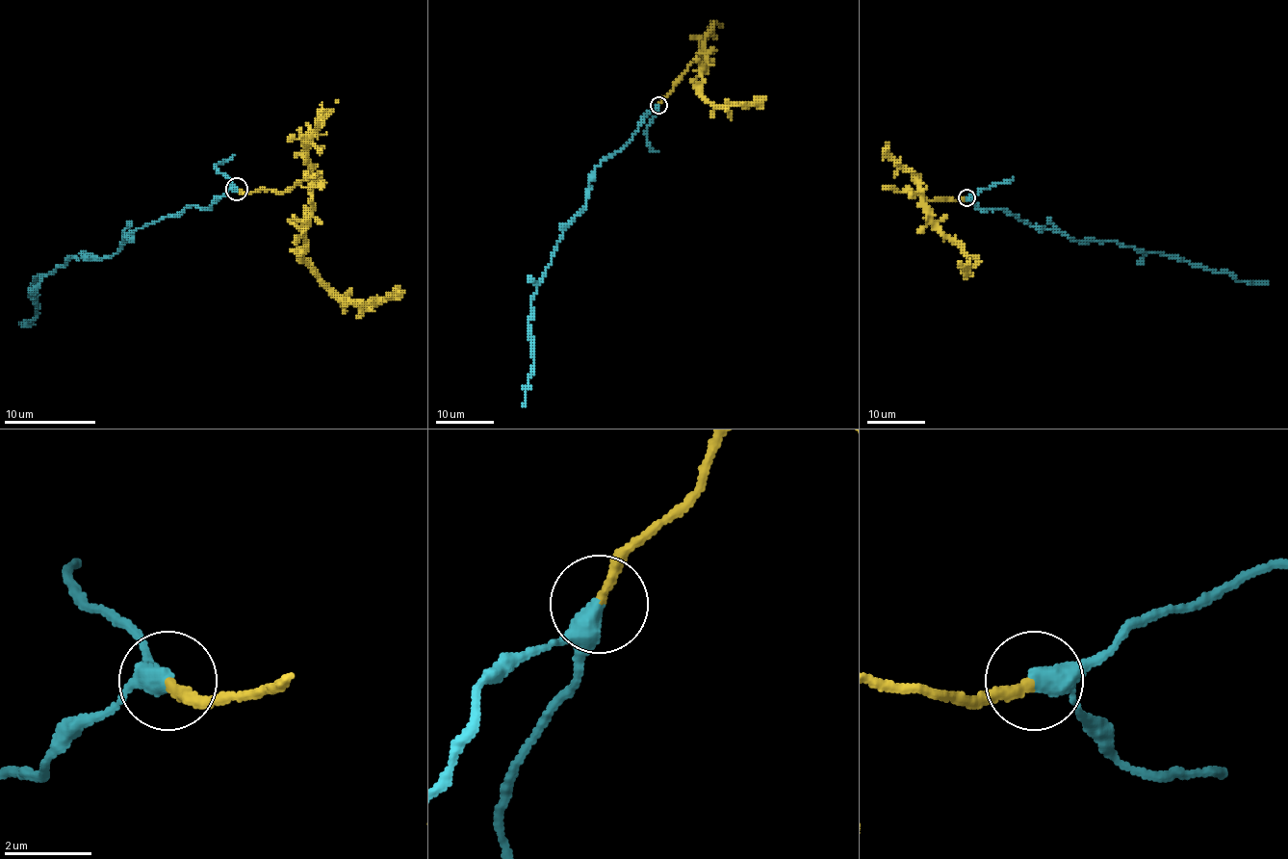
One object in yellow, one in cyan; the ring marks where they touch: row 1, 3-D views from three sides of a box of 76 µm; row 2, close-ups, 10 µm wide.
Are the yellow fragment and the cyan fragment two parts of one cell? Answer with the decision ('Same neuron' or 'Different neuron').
Same neuron

